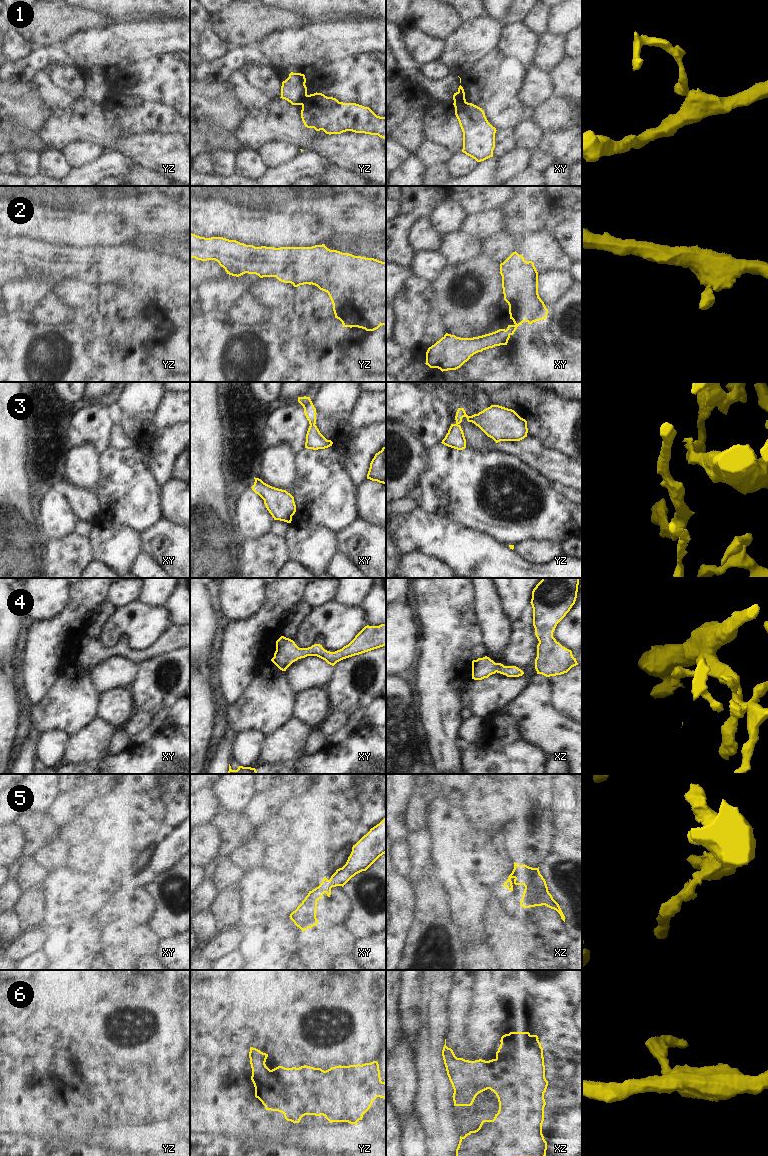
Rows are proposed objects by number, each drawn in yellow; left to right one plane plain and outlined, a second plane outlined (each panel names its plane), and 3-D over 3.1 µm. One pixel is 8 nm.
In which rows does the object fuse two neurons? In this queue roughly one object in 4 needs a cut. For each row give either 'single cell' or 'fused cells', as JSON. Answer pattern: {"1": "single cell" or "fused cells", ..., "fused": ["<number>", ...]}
{"1": "fused cells", "2": "fused cells", "3": "single cell", "4": "single cell", "5": "single cell", "6": "fused cells", "fused": ["1", "2", "6"]}

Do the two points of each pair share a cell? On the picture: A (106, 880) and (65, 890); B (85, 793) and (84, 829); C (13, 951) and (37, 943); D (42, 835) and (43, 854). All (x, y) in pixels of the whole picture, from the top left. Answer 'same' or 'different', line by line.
A: same
B: different
C: same
D: different

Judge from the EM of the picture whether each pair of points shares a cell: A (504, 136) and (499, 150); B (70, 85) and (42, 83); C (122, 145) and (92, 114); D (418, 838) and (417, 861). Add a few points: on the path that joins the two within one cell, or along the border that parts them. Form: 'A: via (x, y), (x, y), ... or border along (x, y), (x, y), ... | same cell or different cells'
A: via (504, 139), (502, 147) | same cell
B: border along (43, 70), (56, 86), (64, 89), (74, 97) | different cells
C: via (114, 140), (96, 122) | same cell
D: via (418, 844), (418, 855) | same cell

